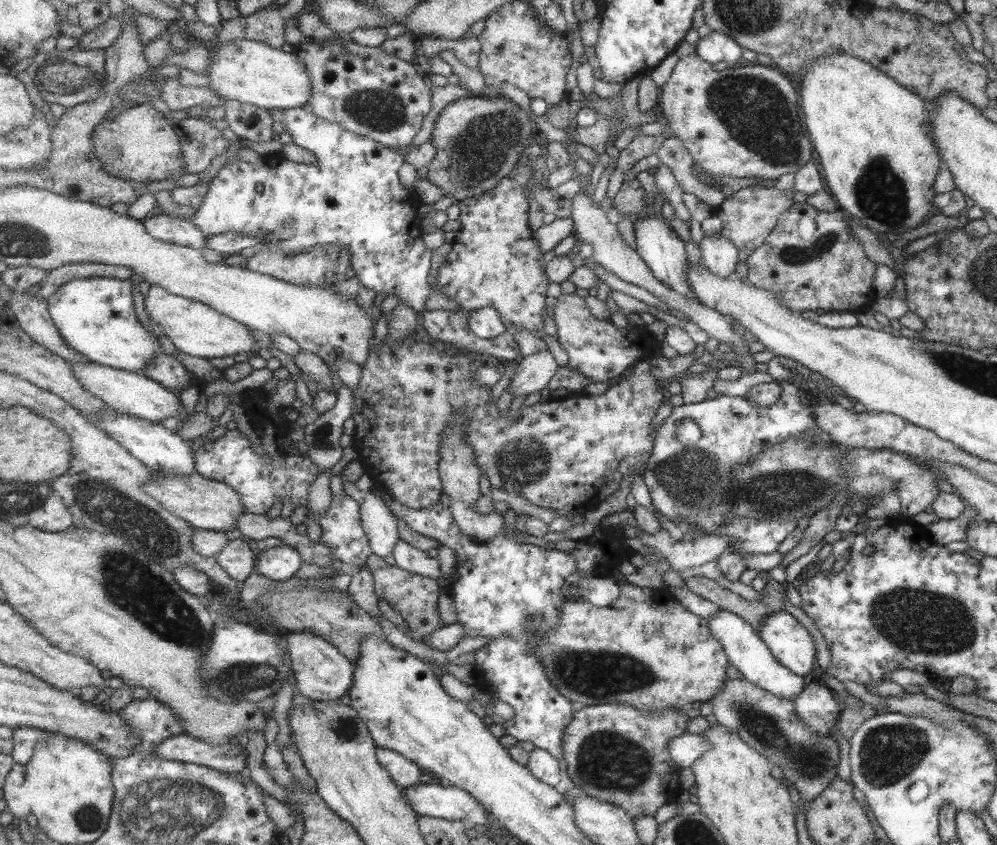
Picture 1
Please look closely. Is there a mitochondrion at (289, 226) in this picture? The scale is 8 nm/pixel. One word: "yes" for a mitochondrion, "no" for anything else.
yes

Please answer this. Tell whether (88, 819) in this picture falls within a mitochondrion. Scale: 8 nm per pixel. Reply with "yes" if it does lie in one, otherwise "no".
yes

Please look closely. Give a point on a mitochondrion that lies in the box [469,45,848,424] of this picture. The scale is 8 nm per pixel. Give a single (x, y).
(759, 114)

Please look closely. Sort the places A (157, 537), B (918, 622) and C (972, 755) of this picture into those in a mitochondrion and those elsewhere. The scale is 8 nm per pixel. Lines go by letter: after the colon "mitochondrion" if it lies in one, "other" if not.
A: mitochondrion
B: mitochondrion
C: other

